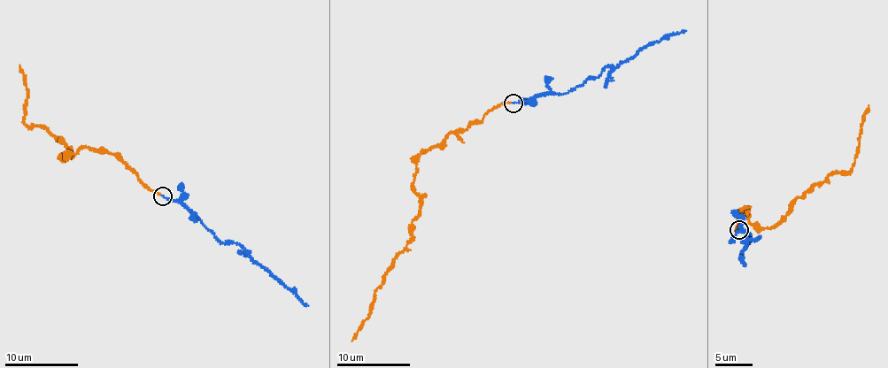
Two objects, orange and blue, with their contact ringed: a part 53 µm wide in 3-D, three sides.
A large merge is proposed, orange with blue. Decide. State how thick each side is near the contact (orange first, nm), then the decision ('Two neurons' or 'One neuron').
Thickness 160 nm (orange) against 160 nm. One neuron

